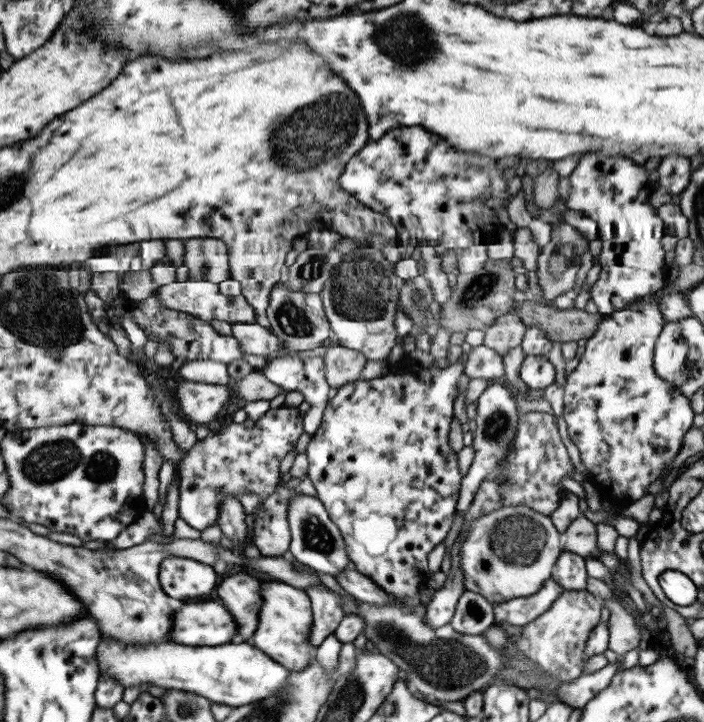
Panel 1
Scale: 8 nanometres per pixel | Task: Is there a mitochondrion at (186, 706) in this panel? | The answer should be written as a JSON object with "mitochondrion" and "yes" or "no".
{"mitochondrion":"yes"}

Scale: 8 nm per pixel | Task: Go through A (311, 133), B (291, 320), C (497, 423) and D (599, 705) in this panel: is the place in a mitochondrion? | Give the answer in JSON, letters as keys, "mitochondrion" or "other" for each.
{"A":"mitochondrion","B":"mitochondrion","C":"mitochondrion","D":"other"}

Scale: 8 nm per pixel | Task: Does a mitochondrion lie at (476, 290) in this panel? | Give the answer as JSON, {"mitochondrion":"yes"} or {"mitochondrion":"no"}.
{"mitochondrion":"yes"}

